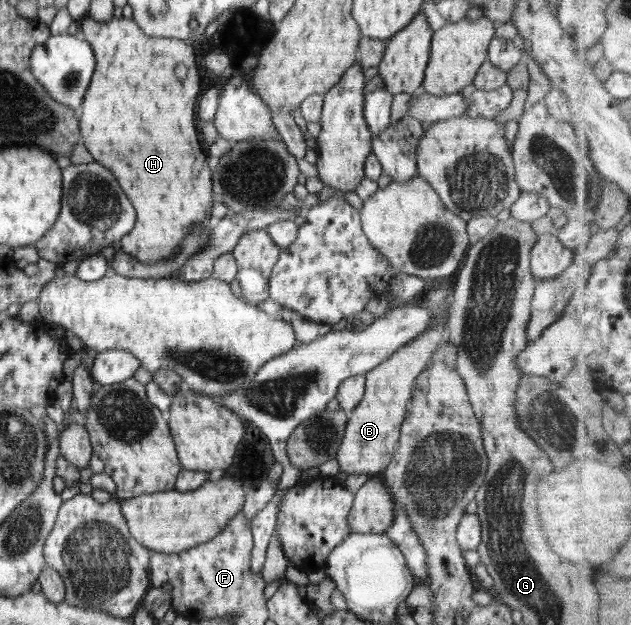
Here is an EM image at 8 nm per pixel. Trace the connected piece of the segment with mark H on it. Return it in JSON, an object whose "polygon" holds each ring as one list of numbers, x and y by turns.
{"polygon":[[86,16,80,30,79,34,84,40,90,43,96,59,94,74,81,104,82,114,79,117,80,134,82,136,81,142,86,145,88,152,90,152,95,162,106,166,106,168,116,176,116,180,120,182,122,190,137,212,134,228,130,232,127,232,120,240,121,248,125,253,134,256,134,258,138,258,142,264,148,264,148,266,150,266,150,264,160,264,160,262,164,262,164,260,172,260,174,256,178,256,180,246,184,244,186,236,190,234,190,230,192,230,196,224,200,224,200,226,207,226,209,224,212,208,211,164,208,162,208,155,202,150,202,144,200,144,200,138,198,138,198,130,196,130,196,124,194,124,194,122,196,122,198,94,205,88,202,88,202,84,200,84,200,72,196,66,192,39,182,40,180,38,148,36,138,27,138,24,133,19,130,20,130,18,124,17,114,18,109,22,99,22]]}

